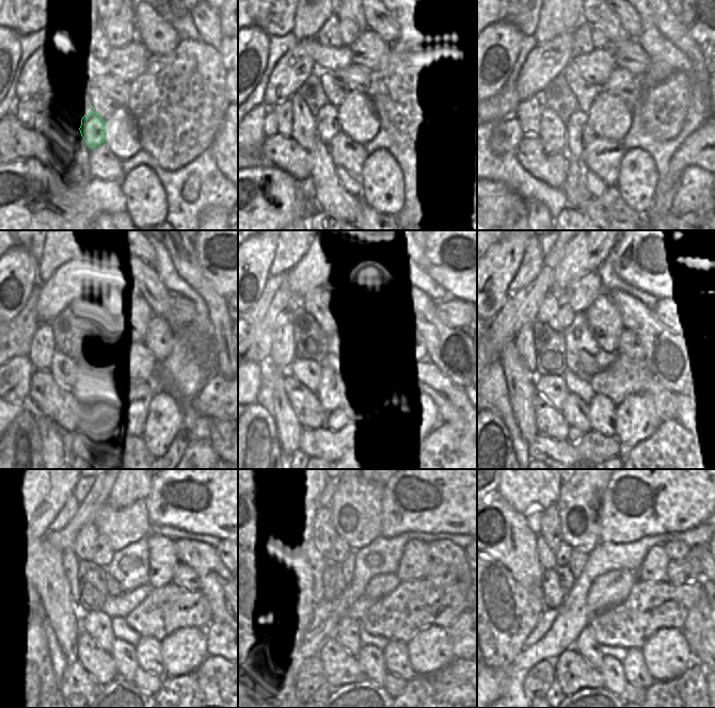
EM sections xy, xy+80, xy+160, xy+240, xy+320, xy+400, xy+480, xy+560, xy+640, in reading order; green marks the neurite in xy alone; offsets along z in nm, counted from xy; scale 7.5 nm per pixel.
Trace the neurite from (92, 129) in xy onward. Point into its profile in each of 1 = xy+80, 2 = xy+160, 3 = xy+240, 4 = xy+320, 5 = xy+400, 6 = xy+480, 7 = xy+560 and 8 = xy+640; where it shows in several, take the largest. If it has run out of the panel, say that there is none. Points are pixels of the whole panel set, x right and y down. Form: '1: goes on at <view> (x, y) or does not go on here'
1: goes on at xy+80 (328, 126)
2: goes on at xy+160 (571, 132)
3: goes on at xy+240 (94, 370)
4: goes on at xy+320 (330, 392)
5: goes on at xy+400 (574, 409)
6: goes on at xy+480 (124, 654)
7: goes on at xy+560 (370, 658)
8: goes on at xy+640 (612, 670)

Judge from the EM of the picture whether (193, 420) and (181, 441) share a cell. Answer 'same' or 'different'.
different

